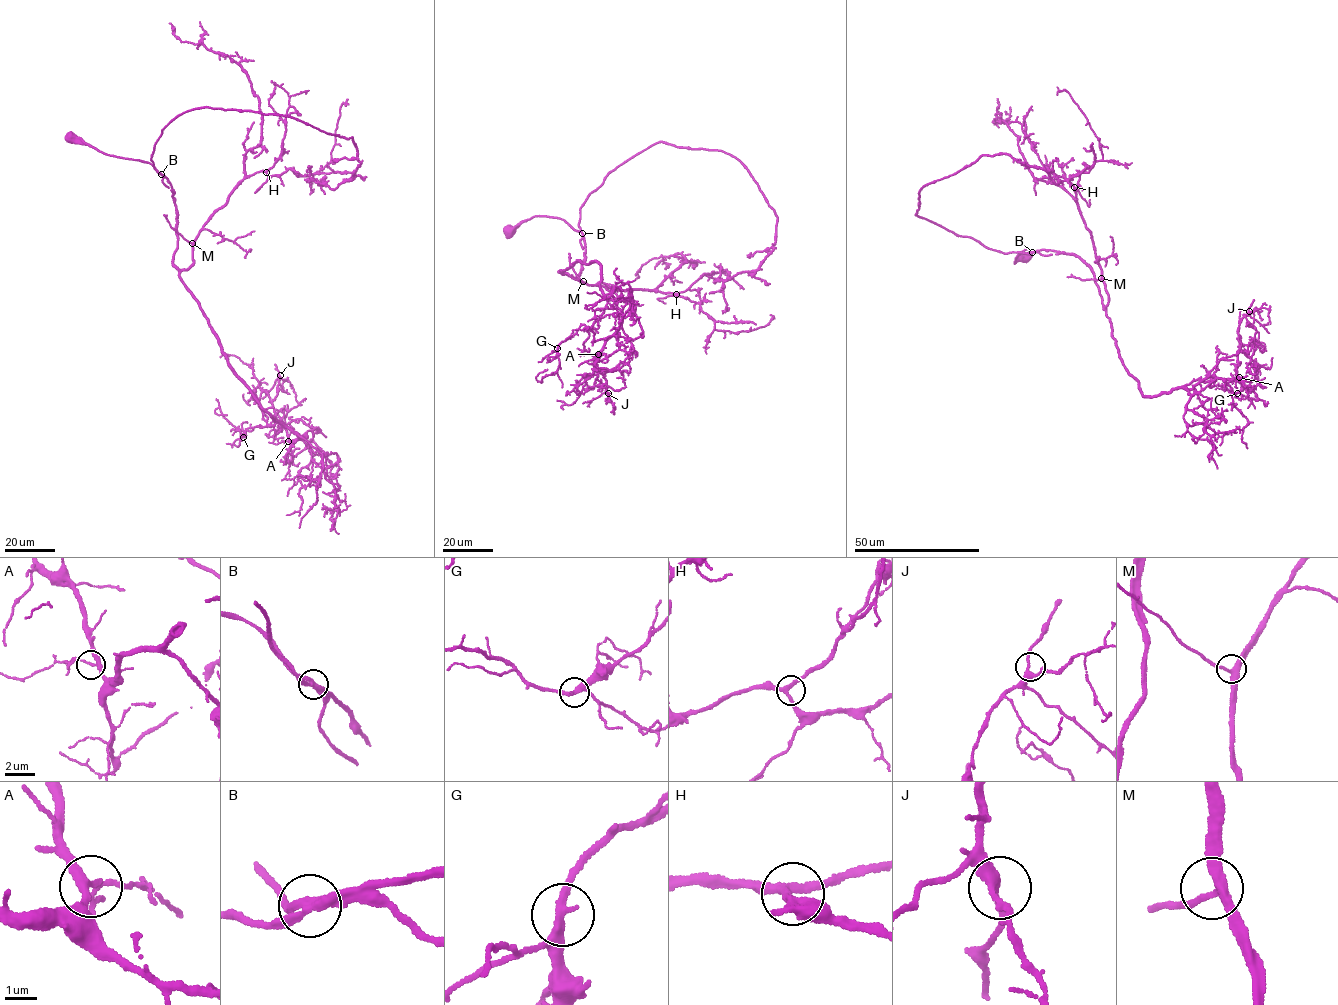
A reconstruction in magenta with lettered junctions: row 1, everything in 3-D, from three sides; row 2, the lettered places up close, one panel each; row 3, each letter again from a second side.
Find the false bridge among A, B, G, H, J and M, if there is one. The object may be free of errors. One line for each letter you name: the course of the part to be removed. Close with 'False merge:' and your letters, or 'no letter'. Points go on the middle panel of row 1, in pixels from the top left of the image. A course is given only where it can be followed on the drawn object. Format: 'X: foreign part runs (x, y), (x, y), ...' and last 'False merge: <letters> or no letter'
False merge: no letter

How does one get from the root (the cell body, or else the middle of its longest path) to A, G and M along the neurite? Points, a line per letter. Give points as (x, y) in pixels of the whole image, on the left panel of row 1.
A: (70, 137), (150, 163), (167, 179), (177, 216), (173, 265), (229, 368), (274, 421), (307, 437), (288, 441)
G: (70, 137), (150, 163), (171, 185), (178, 241), (173, 265), (229, 368), (285, 425), (247, 428), (243, 437)
M: (70, 137), (108, 155), (150, 163), (175, 193), (178, 241), (172, 263), (179, 269), (193, 262), (192, 243)

